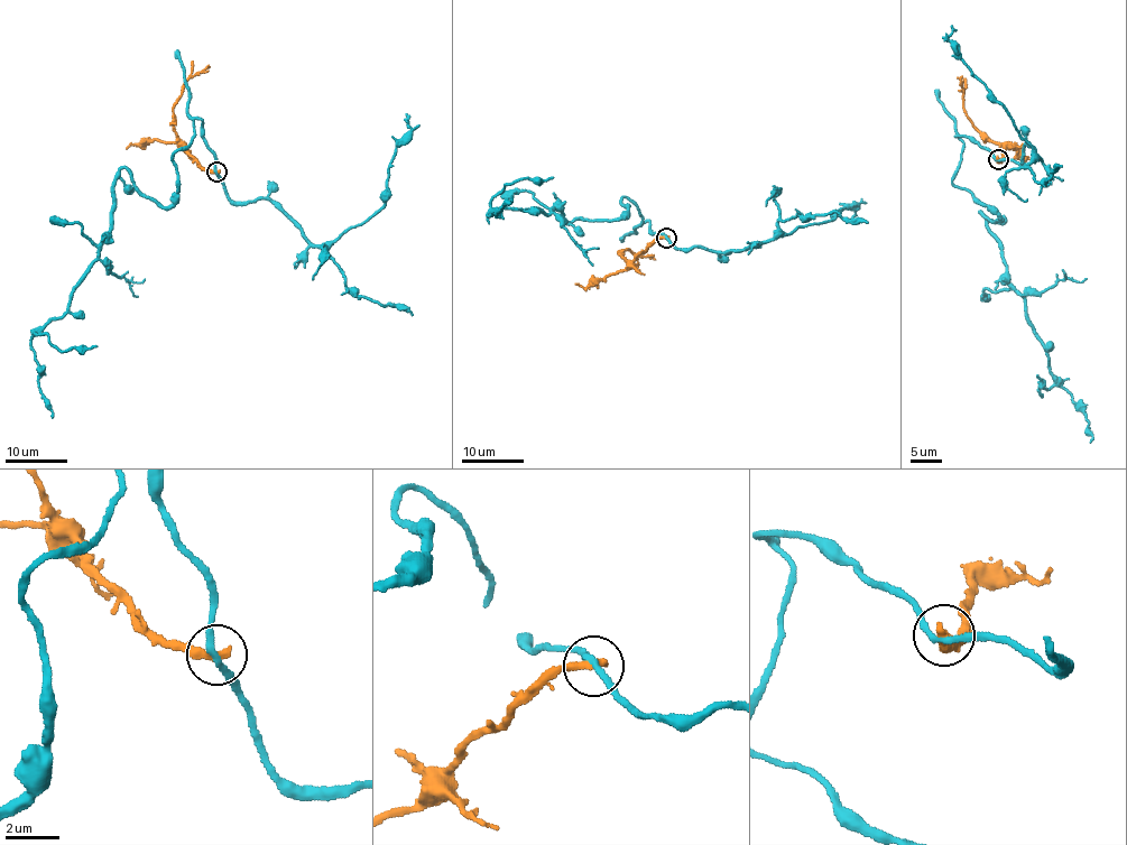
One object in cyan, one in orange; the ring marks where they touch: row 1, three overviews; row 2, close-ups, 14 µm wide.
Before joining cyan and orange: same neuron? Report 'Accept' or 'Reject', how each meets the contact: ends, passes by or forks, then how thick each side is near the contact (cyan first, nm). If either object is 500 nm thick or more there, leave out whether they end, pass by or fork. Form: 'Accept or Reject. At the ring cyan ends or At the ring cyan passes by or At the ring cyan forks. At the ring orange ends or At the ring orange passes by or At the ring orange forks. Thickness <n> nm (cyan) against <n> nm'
Reject. At the ring cyan passes by. At the ring orange ends. Thickness 220 nm (cyan) against 360 nm

